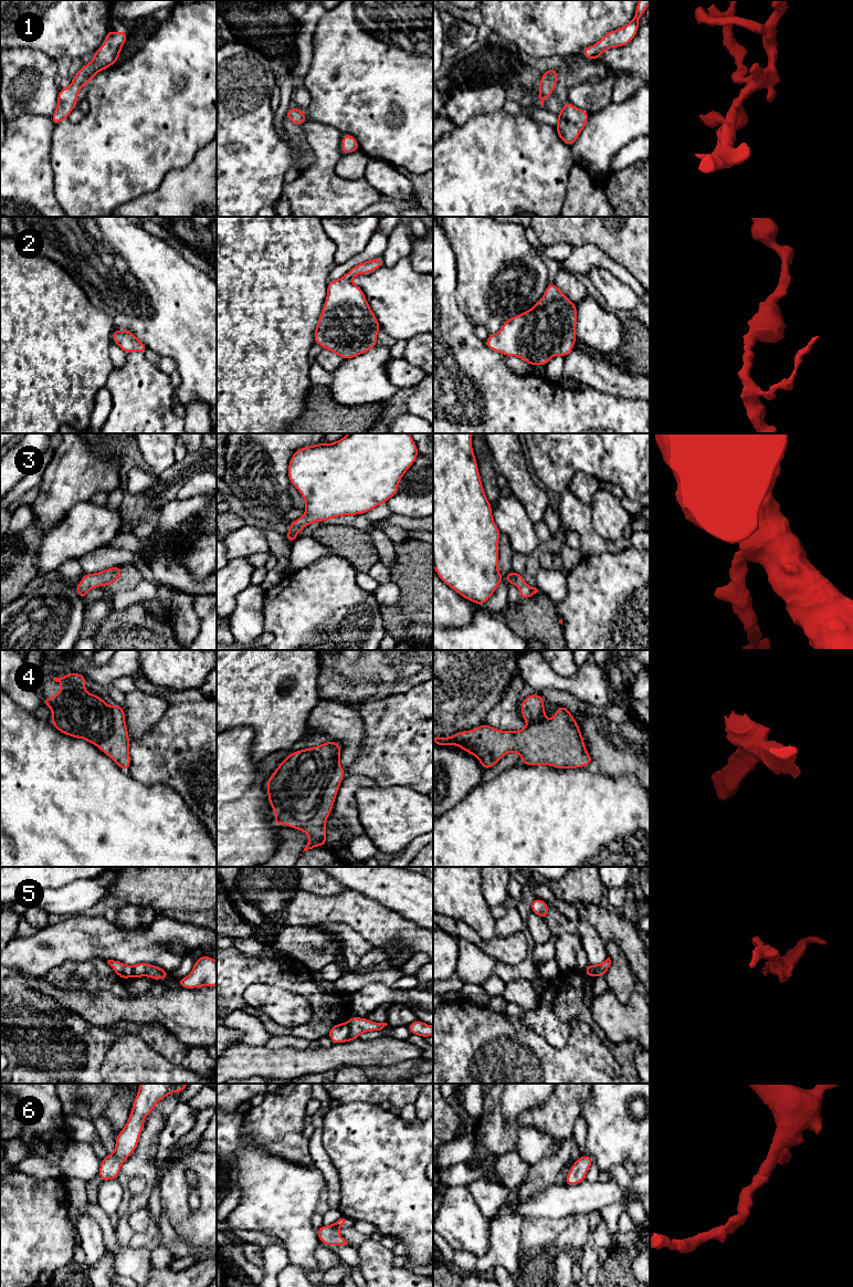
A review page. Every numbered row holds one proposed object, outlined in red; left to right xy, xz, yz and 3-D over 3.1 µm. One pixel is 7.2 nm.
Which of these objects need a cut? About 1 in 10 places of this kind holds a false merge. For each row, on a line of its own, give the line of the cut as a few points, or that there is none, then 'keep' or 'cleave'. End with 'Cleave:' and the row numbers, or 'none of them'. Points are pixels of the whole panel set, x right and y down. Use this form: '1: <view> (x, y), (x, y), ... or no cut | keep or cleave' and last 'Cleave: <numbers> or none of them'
1: no cut | keep
2: no cut | keep
3: no cut | keep
4: no cut | keep
5: xz (346, 1023), (349, 1029), (347, 1040) | cleave
6: no cut | keep
Cleave: 5

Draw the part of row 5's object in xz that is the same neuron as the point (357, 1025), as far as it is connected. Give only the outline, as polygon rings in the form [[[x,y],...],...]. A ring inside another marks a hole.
[[[358,1016],[350,1017],[347,1022],[350,1029],[350,1037],[347,1042],[352,1042],[359,1037],[361,1033],[369,1033],[372,1030],[381,1030],[387,1023],[376,1023],[368,1018],[361,1018]]]

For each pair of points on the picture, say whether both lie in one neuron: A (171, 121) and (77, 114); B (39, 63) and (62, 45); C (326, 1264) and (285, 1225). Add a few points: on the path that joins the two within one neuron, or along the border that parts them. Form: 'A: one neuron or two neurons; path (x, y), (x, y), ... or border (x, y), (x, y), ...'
A: two neurons; border (85, 114), (75, 123), (67, 119)
B: two neurons; border (23, 46), (40, 50), (55, 60)
C: two neurons; border (320, 1243), (314, 1253), (318, 1265), (306, 1268)

